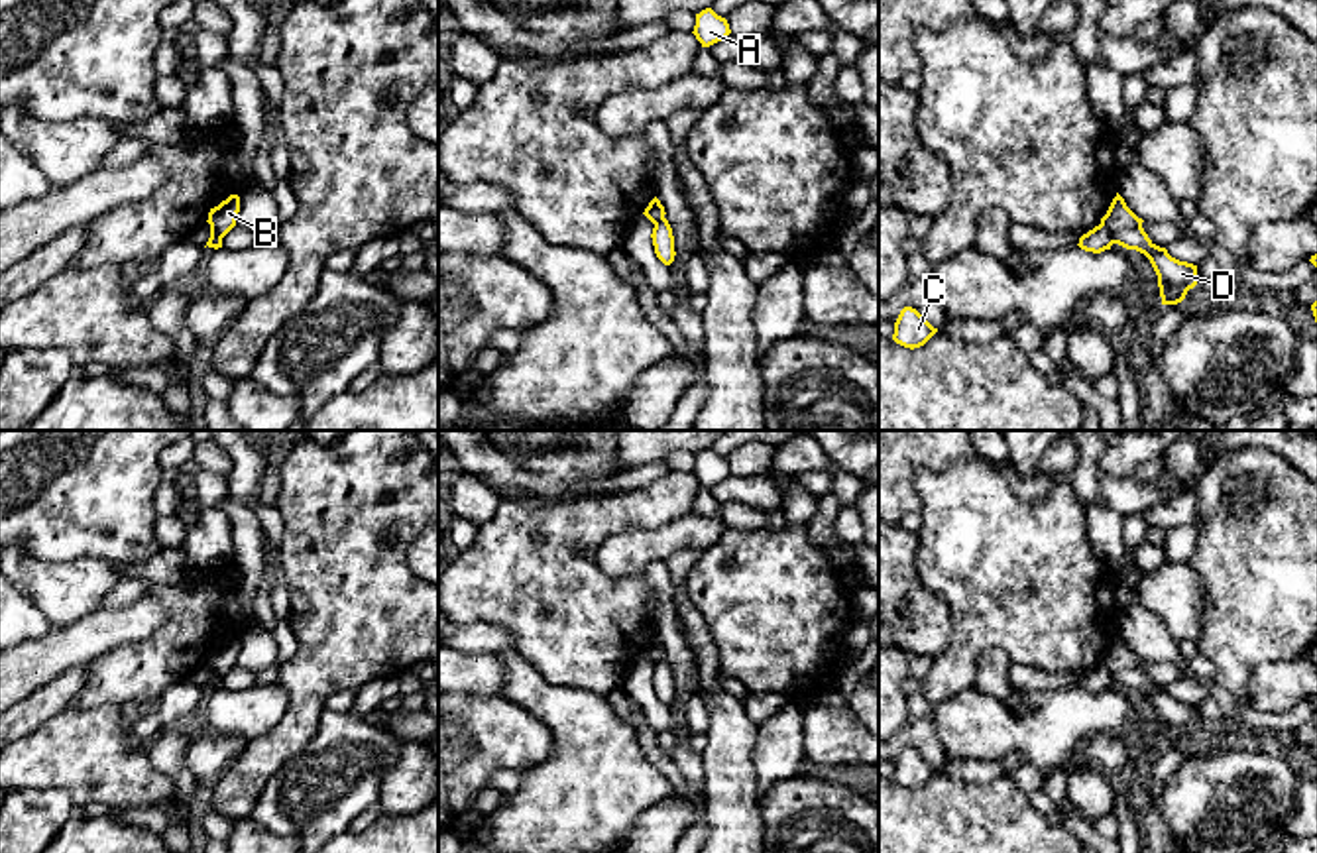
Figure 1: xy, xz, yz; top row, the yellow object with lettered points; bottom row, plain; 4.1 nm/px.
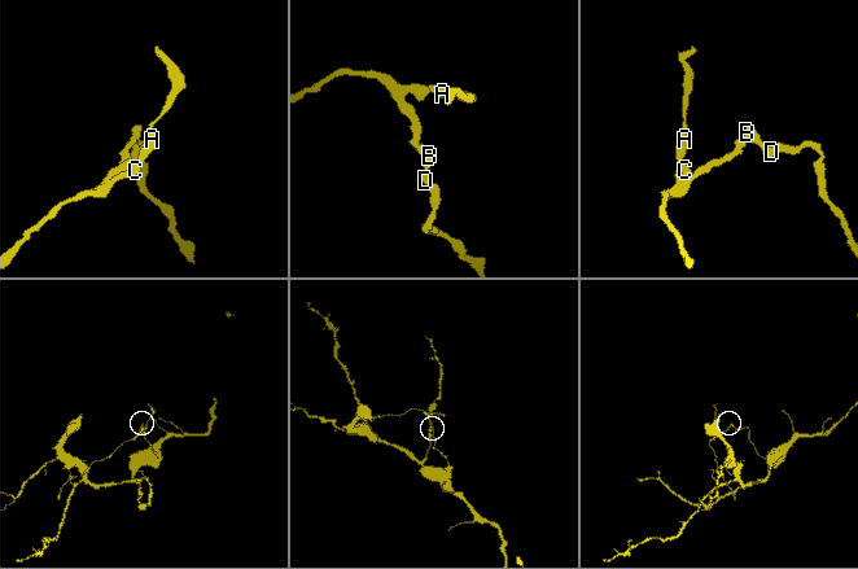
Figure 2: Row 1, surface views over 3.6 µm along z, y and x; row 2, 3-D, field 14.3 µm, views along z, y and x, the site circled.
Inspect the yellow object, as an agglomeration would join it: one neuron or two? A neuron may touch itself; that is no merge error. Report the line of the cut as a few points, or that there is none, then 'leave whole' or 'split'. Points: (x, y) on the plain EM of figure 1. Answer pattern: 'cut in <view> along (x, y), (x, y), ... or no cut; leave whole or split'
cut in yz along (1101, 663), (1115, 682); split

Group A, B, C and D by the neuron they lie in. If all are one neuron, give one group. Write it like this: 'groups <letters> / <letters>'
groups A C / B D

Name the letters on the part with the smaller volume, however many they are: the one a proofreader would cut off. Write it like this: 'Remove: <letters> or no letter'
Remove: A, C

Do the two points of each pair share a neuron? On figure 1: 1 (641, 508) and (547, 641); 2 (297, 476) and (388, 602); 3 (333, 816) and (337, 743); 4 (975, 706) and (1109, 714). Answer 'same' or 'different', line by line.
1: same
2: same
3: same
4: same

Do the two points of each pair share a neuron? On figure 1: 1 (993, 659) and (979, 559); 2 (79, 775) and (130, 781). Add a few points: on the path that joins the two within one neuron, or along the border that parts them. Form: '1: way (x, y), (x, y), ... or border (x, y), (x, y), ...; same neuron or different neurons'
1: border (1001, 647), (985, 647), (979, 653), (972, 684); different neurons
2: way (91, 775), (118, 775); same neuron

